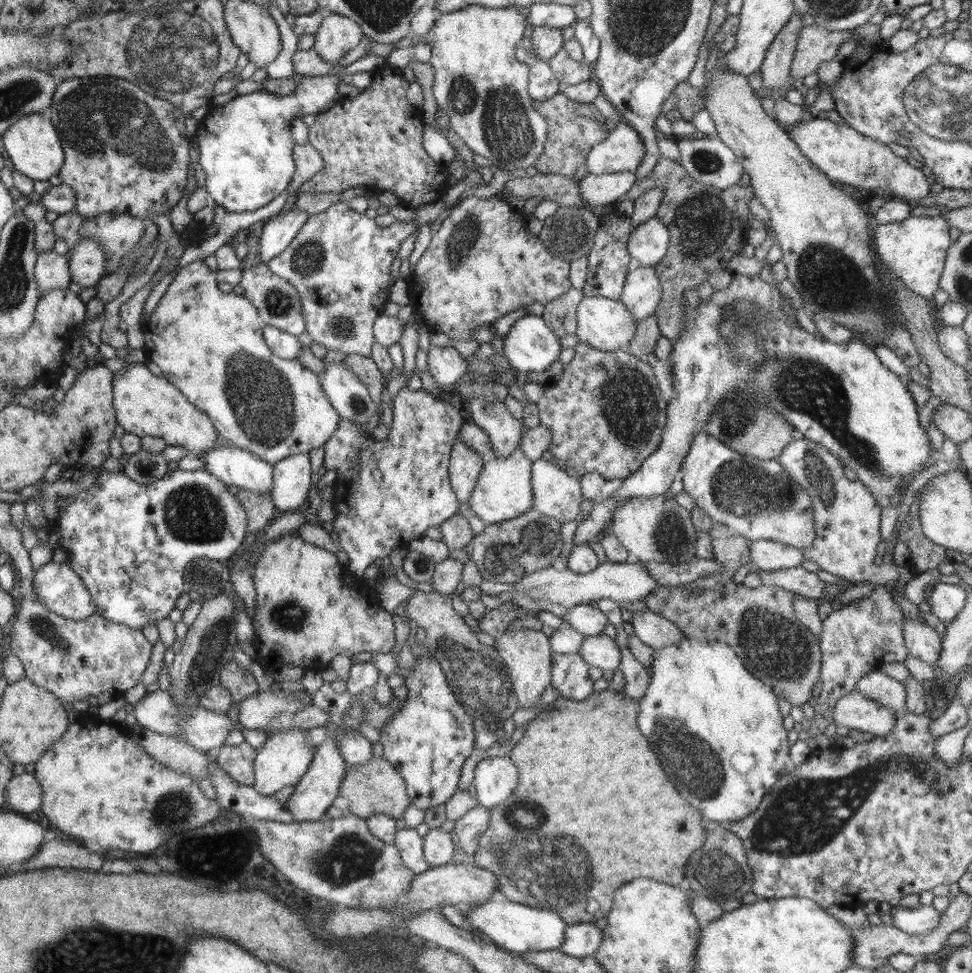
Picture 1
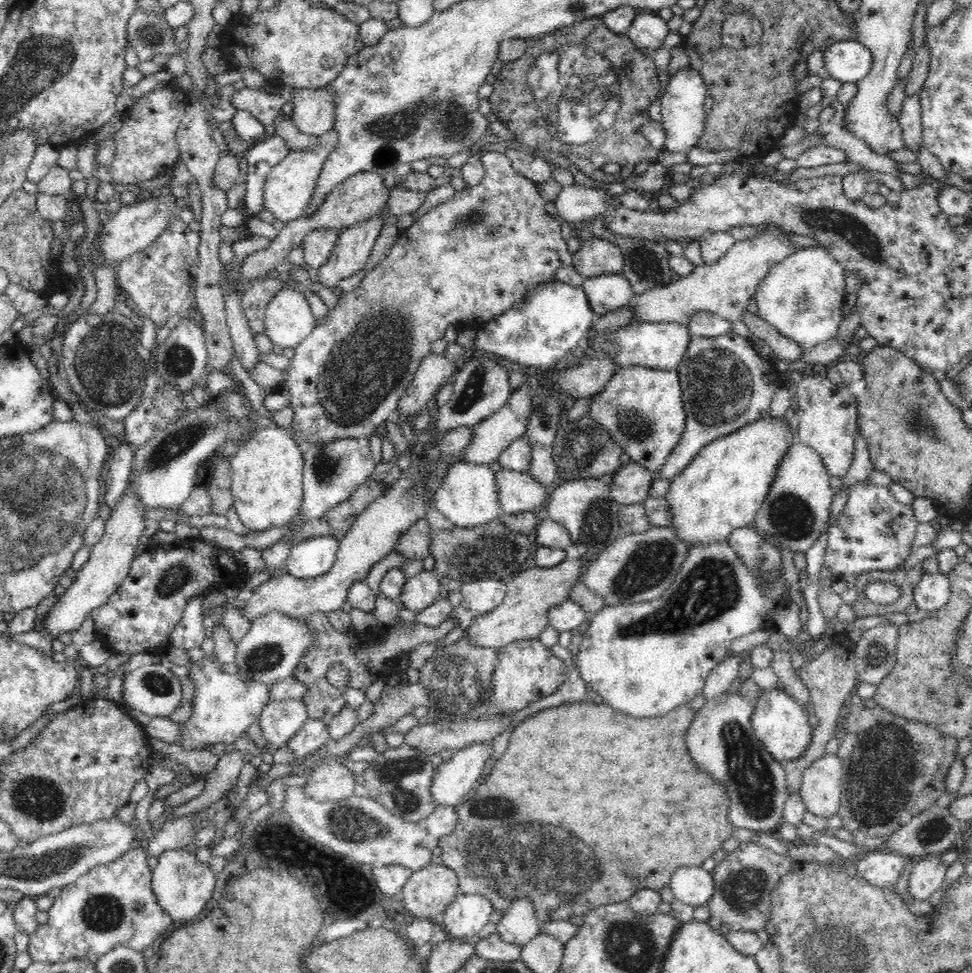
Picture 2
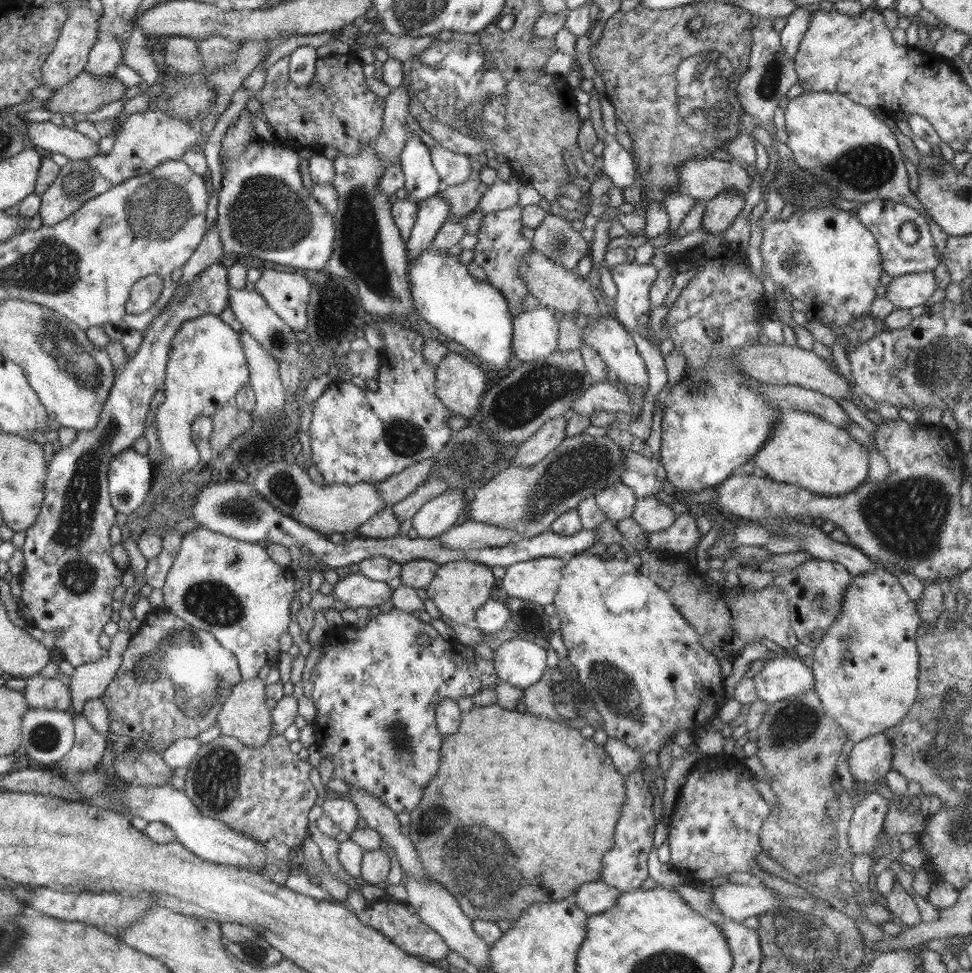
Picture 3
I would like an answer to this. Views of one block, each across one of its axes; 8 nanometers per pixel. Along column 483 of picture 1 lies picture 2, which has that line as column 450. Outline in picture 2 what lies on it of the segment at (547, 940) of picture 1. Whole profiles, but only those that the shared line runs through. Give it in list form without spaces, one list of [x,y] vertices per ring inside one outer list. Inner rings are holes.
[[[458,892],[440,921],[450,938],[468,940],[491,929],[490,917],[494,911],[485,896]]]

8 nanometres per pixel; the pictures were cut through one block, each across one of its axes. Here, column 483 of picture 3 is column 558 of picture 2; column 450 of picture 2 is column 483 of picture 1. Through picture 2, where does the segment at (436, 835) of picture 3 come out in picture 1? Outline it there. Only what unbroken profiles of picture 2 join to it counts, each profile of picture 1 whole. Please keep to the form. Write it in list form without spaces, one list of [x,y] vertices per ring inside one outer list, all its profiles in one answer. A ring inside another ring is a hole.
[[[607,688],[601,692],[593,690],[583,701],[559,696],[556,701],[549,704],[547,711],[537,714],[529,721],[522,738],[509,752],[509,757],[520,772],[518,788],[515,788],[507,801],[489,808],[490,824],[479,837],[479,848],[474,853],[473,866],[490,871],[498,879],[500,884],[497,884],[499,886],[497,894],[502,893],[504,898],[525,906],[542,911],[553,911],[565,920],[568,926],[577,923],[594,923],[597,919],[608,917],[614,900],[612,894],[622,884],[628,884],[634,878],[644,876],[674,886],[679,886],[684,880],[686,876],[684,870],[688,870],[688,860],[694,852],[704,846],[706,832],[698,812],[692,806],[688,806],[688,802],[684,802],[682,796],[676,792],[666,772],[662,770],[660,760],[650,750],[646,738],[640,734],[636,724],[638,710],[640,710],[639,700],[628,699],[624,693]]]

